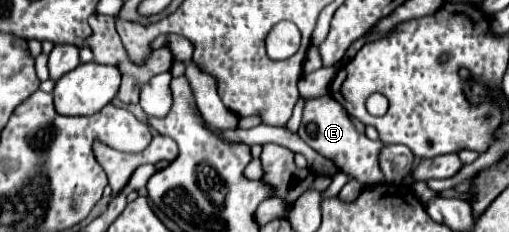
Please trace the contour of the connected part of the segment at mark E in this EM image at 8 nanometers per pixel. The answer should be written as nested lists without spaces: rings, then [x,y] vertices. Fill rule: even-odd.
[[[322,95],[316,99],[308,99],[304,103],[304,113],[302,113],[302,125],[298,129],[298,135],[302,141],[306,141],[314,151],[324,155],[326,159],[334,161],[334,165],[356,179],[362,187],[366,185],[376,185],[382,183],[382,171],[378,167],[378,153],[382,149],[382,141],[370,141],[364,133],[364,125],[350,117],[346,109],[332,99],[330,95]]]

